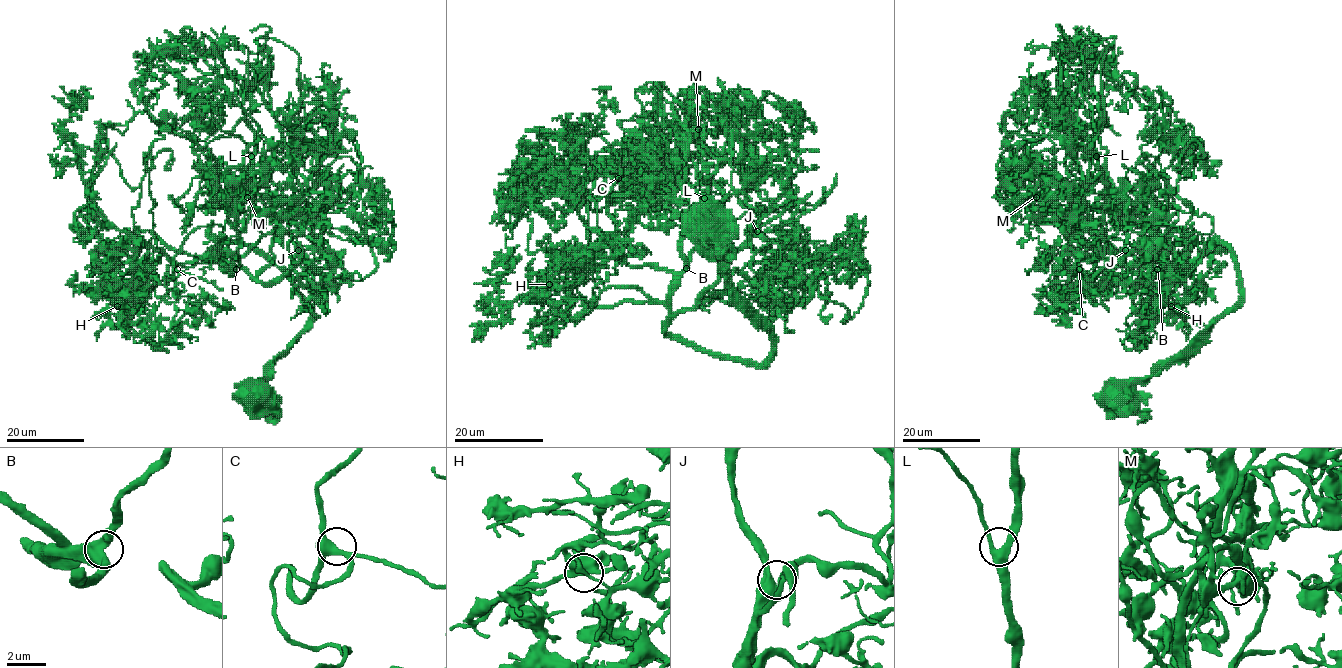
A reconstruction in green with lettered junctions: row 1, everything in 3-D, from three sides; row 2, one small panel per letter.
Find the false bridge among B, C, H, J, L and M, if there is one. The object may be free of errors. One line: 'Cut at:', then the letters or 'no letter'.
Cut at: no letter

